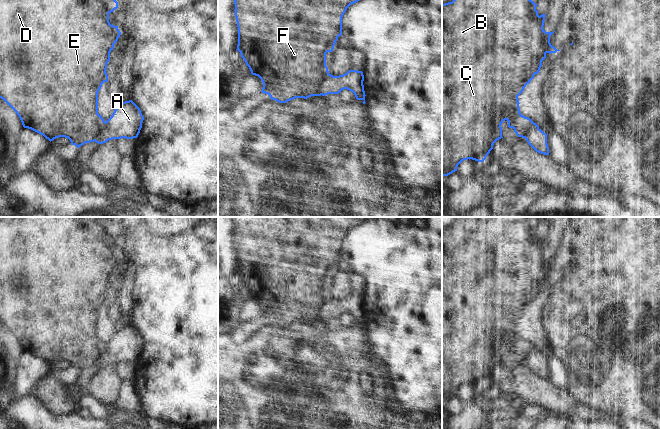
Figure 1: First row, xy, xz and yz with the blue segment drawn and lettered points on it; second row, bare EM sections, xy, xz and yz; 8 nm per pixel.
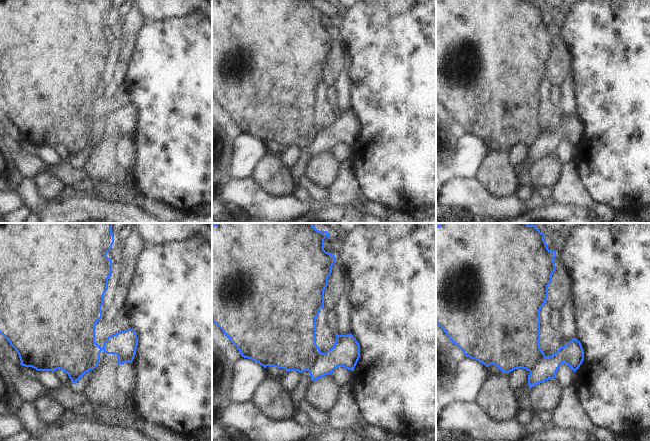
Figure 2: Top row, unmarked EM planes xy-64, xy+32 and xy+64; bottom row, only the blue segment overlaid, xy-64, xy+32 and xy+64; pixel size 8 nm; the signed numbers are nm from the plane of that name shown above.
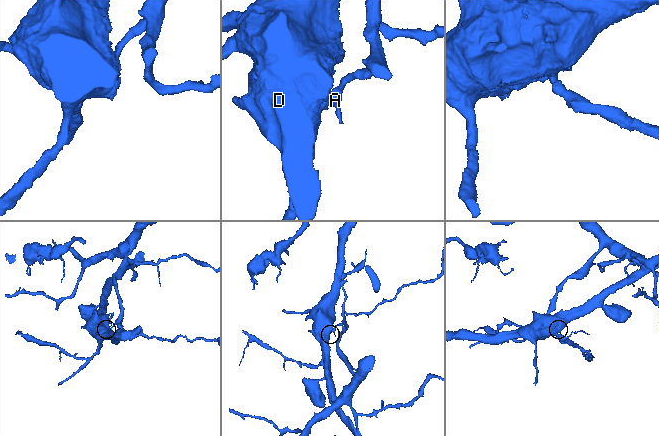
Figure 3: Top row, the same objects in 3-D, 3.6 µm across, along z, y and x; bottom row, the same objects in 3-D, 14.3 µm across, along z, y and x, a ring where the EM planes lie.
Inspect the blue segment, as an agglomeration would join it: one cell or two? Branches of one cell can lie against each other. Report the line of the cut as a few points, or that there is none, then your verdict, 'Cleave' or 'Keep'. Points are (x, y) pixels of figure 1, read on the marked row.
Split along xy (106, 122), (101, 136), (95, 141). Cleave

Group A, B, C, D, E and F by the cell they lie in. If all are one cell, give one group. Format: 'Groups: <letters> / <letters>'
Groups: A / B C D E F

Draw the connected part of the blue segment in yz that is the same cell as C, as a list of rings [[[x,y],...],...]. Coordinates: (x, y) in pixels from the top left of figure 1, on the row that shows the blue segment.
[[[453,0],[442,4],[442,176],[448,176],[457,171],[458,165],[468,159],[483,162],[494,143],[502,137],[502,123],[507,120],[508,127],[513,128],[518,137],[527,139],[530,129],[539,129],[539,126],[530,118],[523,116],[519,109],[518,96],[524,88],[538,74],[546,54],[556,53],[557,50],[550,43],[550,36],[555,32],[546,32],[543,29],[545,15],[538,15],[537,4],[532,0]]]

